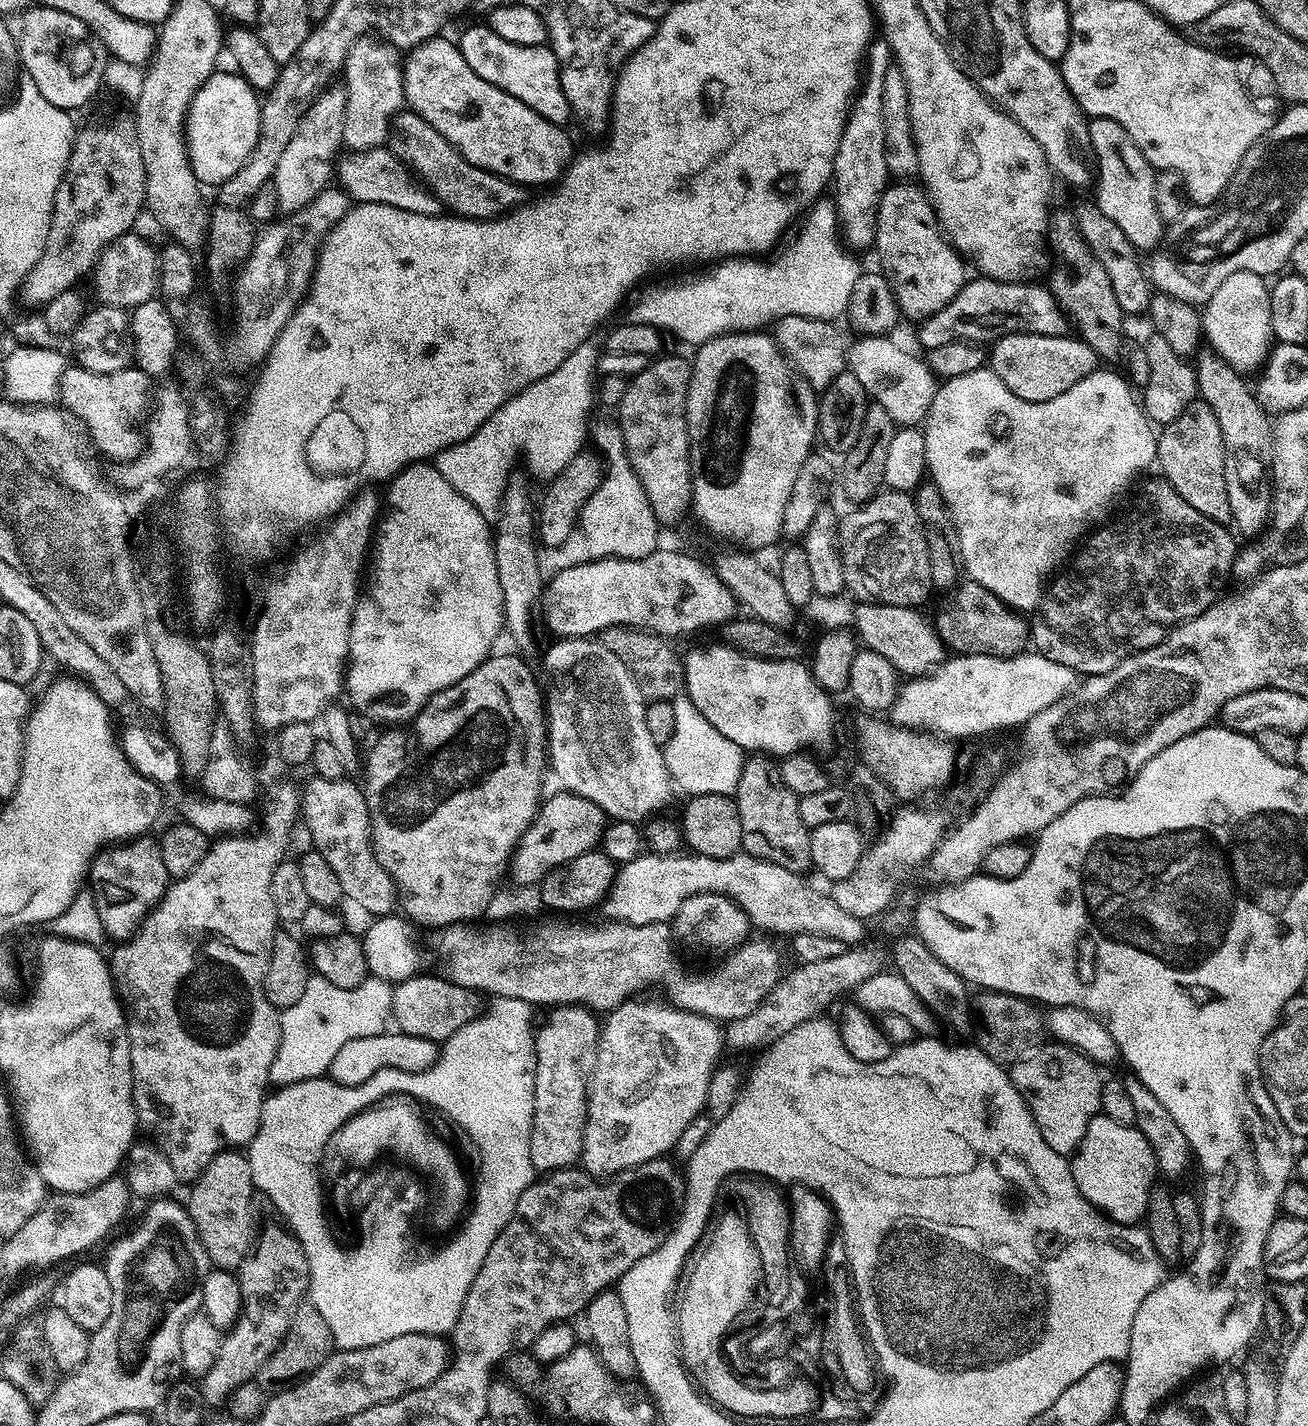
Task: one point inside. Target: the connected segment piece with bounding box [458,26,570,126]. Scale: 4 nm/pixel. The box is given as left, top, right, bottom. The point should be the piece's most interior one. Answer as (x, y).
(530, 73)

